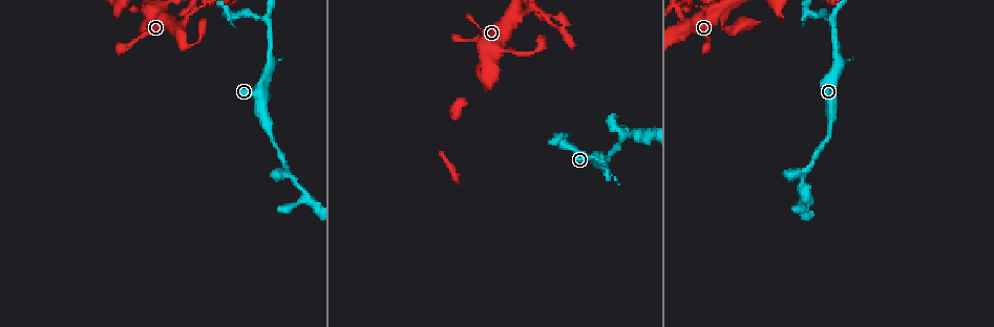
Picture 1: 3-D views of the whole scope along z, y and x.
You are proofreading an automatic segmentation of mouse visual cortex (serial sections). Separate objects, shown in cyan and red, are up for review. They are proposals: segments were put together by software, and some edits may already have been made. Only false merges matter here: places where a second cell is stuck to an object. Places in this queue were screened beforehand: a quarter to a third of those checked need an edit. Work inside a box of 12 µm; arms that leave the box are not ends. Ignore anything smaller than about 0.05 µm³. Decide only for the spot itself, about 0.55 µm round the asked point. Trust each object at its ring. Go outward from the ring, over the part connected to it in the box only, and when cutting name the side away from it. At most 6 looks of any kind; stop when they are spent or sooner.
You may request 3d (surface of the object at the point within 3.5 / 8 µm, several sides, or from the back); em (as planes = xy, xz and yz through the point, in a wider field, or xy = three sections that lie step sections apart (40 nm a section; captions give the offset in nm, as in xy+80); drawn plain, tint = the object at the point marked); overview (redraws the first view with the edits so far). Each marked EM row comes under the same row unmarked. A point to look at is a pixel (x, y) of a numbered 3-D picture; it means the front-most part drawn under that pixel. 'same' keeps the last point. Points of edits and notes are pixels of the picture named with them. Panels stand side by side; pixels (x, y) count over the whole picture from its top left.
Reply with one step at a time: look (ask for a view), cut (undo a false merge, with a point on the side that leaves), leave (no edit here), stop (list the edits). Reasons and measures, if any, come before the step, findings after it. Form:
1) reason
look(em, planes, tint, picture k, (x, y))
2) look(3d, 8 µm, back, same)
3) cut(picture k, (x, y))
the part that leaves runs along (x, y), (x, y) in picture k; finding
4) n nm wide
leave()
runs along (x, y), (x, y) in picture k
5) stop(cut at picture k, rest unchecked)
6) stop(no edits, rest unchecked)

branch point
look(3d, 3.5 µm, picture 1, (622, 139))

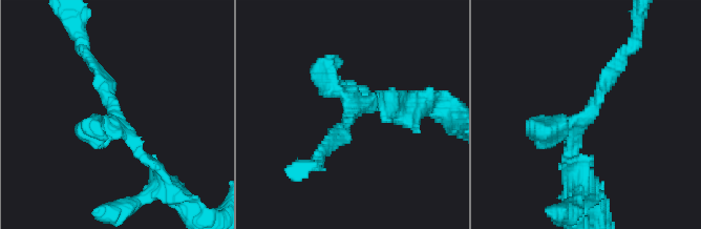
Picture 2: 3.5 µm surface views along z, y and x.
shape alone is not enough
look(em, xy, step 3, tint, picture 2, (584, 120))

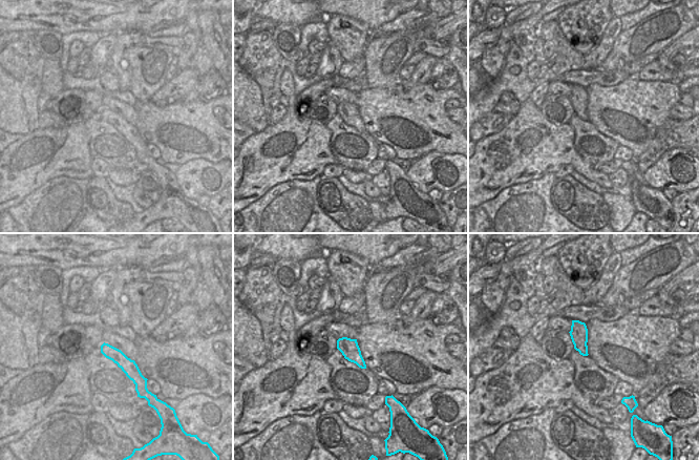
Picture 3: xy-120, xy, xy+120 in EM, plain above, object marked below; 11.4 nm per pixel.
leave()
runs along (93, 66), (115, 118), (161, 172) in picture 2; continuous, no second cell

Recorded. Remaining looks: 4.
abrupt turn
look(3d, 3.5 µm, picture 1, (268, 20))

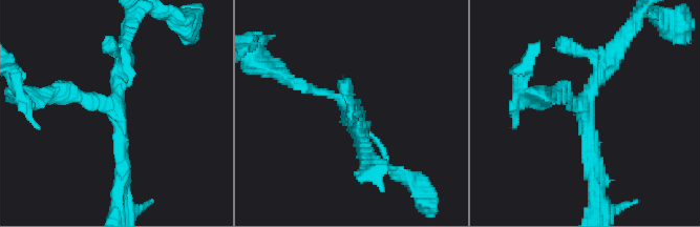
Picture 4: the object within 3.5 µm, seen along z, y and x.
look(em, xy, step 1, tint, picture 4, (583, 111))

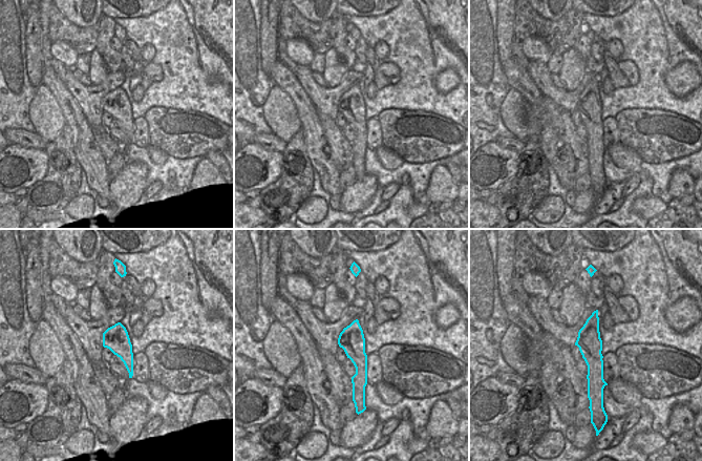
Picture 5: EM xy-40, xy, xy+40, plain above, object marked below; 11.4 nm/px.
3 arms
leave()
runs along (122, 181), (114, 110), (54, 94) in picture 4; continuous, no second cell

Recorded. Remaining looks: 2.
stop(no edits, rest unchecked)

